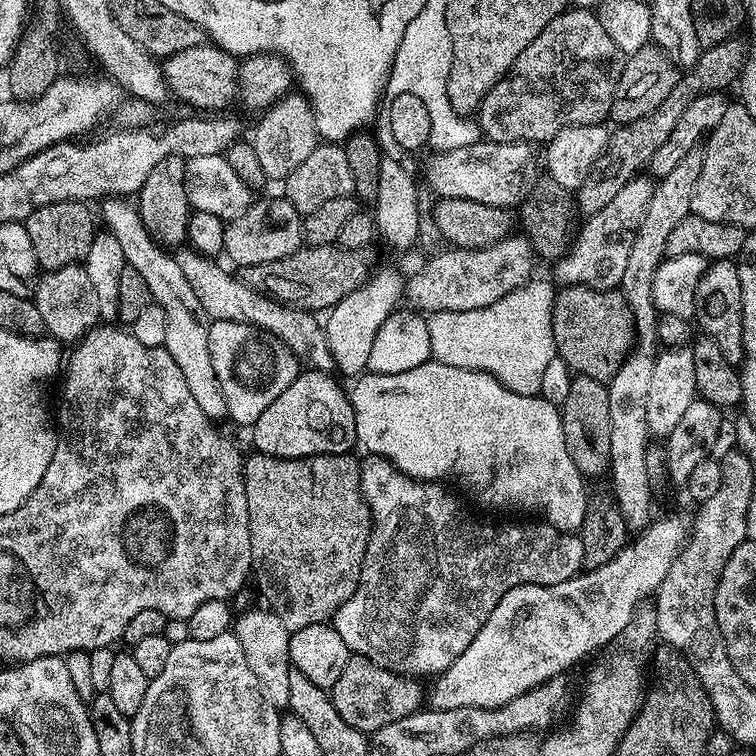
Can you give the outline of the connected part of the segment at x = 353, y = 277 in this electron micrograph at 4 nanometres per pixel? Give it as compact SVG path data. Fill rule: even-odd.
M339 244L301 246L294 254L278 258L274 262L262 262L254 266L240 268L238 279L247 284L253 292L290 308L301 308L303 312L320 314L320 311L331 310L342 302L351 291L358 290L369 278L370 267L364 261L363 251L351 252Z

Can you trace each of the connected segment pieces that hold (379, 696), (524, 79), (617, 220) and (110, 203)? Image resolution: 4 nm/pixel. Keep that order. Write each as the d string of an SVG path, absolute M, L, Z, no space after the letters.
M349 655L345 668L330 689L334 702L334 710L342 714L342 722L346 726L354 726L354 730L371 734L382 730L382 726L390 726L390 722L398 722L410 713L417 711L421 705L420 688L415 679L400 677L370 662L365 656Z
M577 7L565 10L549 22L546 30L542 30L522 54L518 54L511 70L482 98L478 127L483 139L488 142L501 138L508 142L547 142L570 126L604 124L609 119L608 111L616 97L625 59L626 55L606 34L601 17L595 11Z
M644 174L635 176L618 190L614 202L602 206L598 214L583 221L571 251L558 262L561 285L586 284L589 288L616 288L619 285L622 274L626 274L626 262L630 262L634 238L646 218L650 198L656 189L656 184L646 177Z
M110 196L99 201L98 216L103 227L118 243L122 245L124 263L127 267L138 270L142 278L146 278L146 286L152 295L152 303L162 306L166 314L166 338L163 348L174 358L178 370L182 370L182 378L186 378L186 386L190 386L190 394L198 401L198 406L208 416L223 417L227 413L226 398L222 398L222 386L218 382L218 374L214 374L214 366L210 362L210 330L206 310L202 310L202 302L198 302L198 294L194 294L190 282L186 282L186 274L182 274L182 266L175 255L152 240L139 216L137 205L123 196Z

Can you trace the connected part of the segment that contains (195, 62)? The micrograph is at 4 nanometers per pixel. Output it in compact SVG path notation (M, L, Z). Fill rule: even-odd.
M206 42L190 50L179 52L174 56L169 56L163 61L164 79L168 81L171 95L182 103L189 104L192 110L204 110L200 108L216 108L212 110L228 110L235 100L238 100L240 89L240 65L241 61L235 56L231 56L226 50L217 48L215 44Z

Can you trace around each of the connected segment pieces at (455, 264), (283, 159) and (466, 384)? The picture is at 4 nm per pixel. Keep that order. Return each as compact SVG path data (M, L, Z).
M513 234L492 247L470 250L448 248L406 280L406 300L417 311L433 314L442 311L468 311L484 308L533 279L535 249L524 234Z
M293 90L281 97L272 107L268 108L259 118L256 129L250 135L250 143L254 146L254 154L258 154L262 166L262 174L269 181L287 181L302 161L310 155L318 143L316 135L316 111L308 96Z
M429 362L422 366L414 366L414 370L402 370L402 374L378 374L368 372L361 375L350 388L352 408L356 411L356 442L365 453L374 456L383 456L400 473L419 482L444 482L447 476L460 476L468 496L476 504L489 508L492 512L529 512L529 517L539 518L543 523L565 534L579 533L582 522L586 518L586 502L589 489L584 488L585 473L574 466L574 458L570 458L570 450L566 450L566 438L562 434L559 407L543 395L523 396L508 389L502 382L495 379L490 373L476 372L474 369L462 369L458 366L446 366L437 362Z

